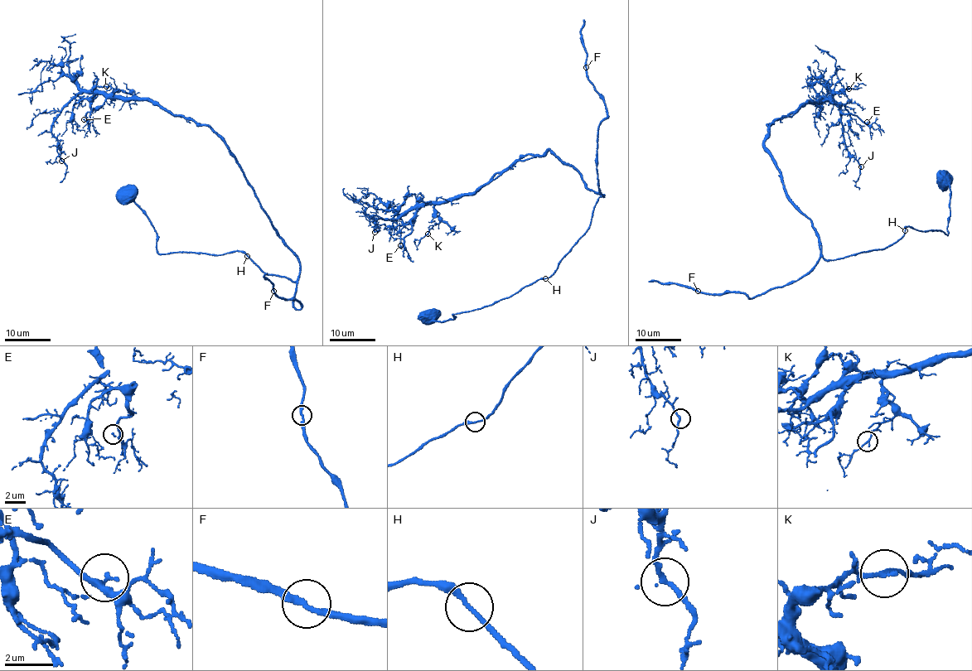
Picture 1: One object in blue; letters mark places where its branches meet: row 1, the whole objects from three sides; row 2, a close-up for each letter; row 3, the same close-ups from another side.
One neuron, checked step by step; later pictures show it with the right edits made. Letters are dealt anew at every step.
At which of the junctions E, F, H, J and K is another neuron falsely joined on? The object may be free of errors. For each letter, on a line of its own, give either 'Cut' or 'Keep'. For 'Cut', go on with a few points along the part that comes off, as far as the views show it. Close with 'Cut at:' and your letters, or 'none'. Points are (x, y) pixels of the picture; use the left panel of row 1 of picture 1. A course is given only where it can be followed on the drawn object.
E: Keep
F: Keep
H: Keep
J: Keep
K: Keep
Cut at: none

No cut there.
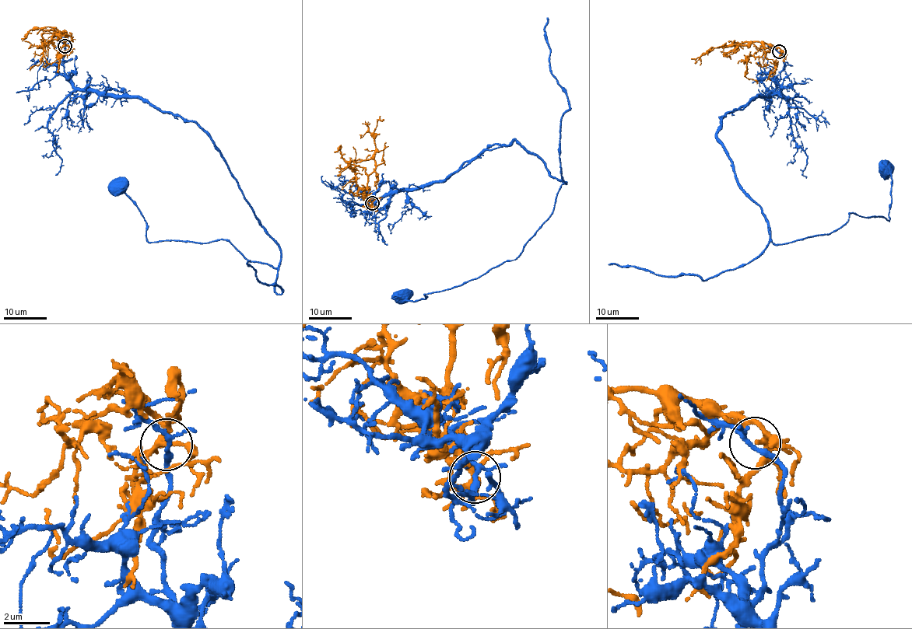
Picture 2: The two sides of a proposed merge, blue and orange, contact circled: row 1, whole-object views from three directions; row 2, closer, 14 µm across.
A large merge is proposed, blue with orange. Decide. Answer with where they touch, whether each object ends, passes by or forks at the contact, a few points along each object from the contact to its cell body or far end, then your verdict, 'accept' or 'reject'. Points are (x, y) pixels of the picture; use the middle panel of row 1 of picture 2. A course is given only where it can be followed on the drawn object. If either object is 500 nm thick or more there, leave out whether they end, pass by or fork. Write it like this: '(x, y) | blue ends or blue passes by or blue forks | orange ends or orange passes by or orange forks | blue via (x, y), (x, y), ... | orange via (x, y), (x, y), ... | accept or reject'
(372, 203) | blue forks | orange forks | blue via (372, 203), (443, 183), (464, 162), (515, 140), (566, 183), (515, 259), (424, 293), (426, 299), (403, 295) | orange via (372, 203), (372, 205), (363, 193), (367, 178), (375, 168), (374, 130), (379, 119), (384, 118) | reject

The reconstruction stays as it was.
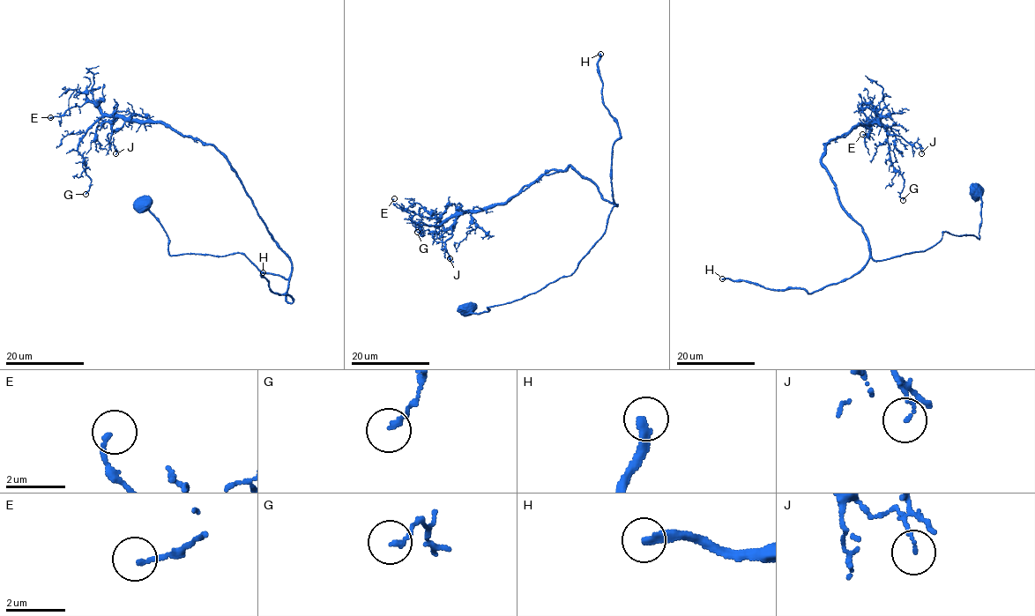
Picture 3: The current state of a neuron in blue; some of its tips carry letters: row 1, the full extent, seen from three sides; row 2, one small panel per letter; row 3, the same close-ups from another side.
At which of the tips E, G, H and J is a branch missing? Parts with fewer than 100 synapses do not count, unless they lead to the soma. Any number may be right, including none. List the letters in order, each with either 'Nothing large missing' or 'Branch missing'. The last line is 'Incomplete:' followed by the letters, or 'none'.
E: Nothing large missing
G: Nothing large missing
H: Branch missing
J: Nothing large missing
Incomplete: H

